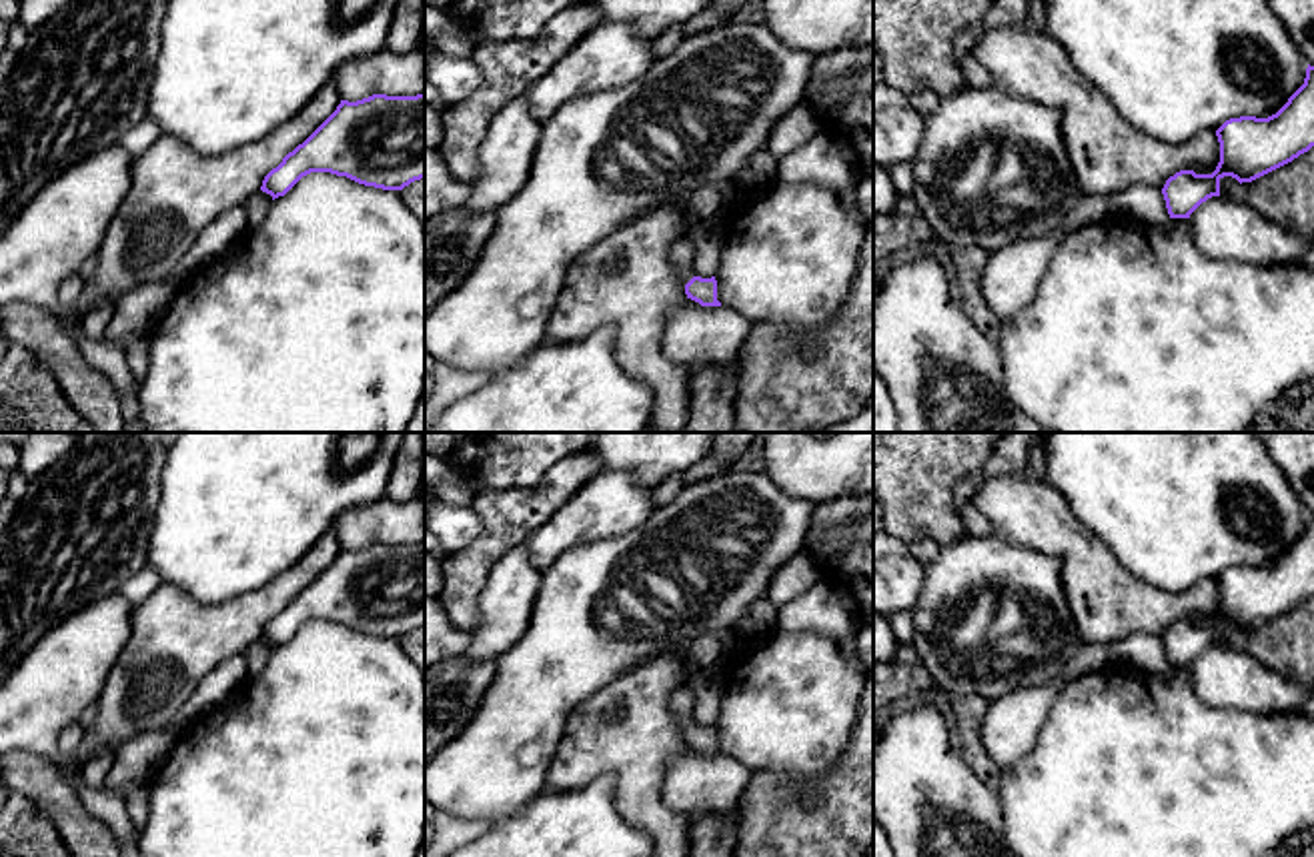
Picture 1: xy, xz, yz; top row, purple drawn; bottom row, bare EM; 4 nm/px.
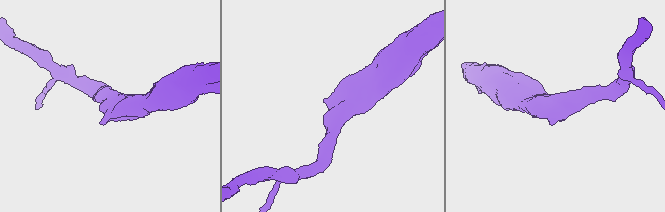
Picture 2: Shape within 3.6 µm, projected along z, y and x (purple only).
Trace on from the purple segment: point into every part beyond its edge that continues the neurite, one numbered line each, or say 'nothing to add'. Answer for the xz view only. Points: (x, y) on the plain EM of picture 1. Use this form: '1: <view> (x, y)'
1: xz (682, 701)

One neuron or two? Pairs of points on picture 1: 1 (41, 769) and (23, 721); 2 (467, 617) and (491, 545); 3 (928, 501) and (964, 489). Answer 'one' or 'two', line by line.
1: two
2: one
3: two

